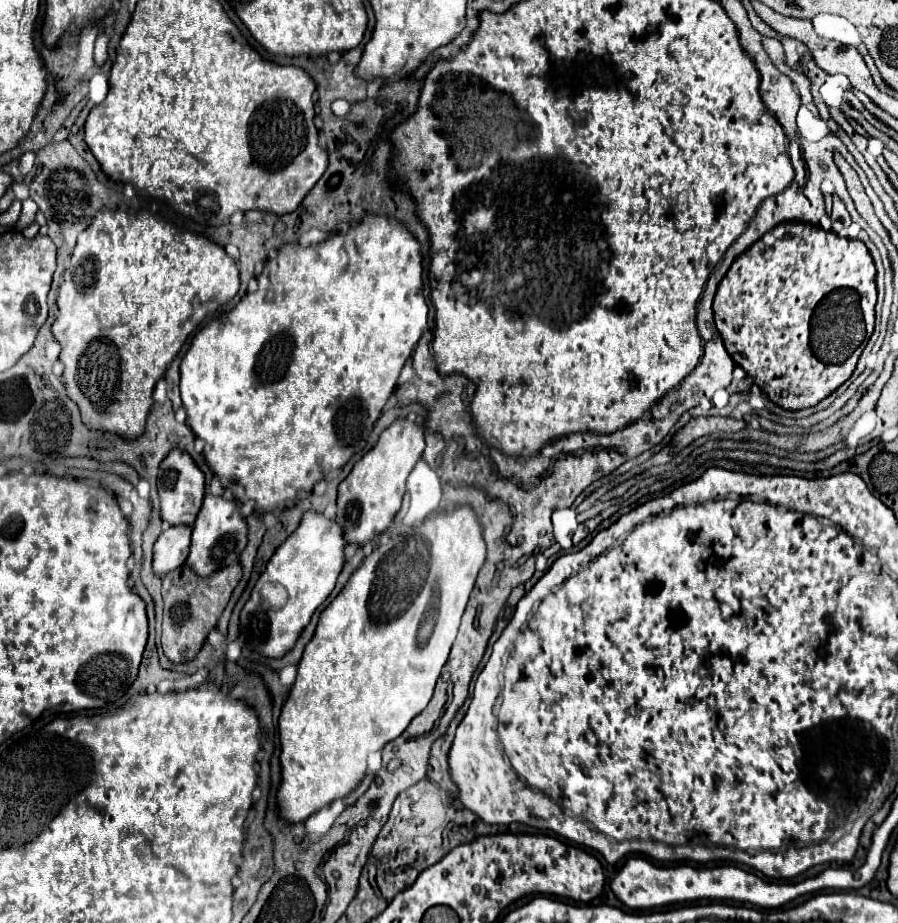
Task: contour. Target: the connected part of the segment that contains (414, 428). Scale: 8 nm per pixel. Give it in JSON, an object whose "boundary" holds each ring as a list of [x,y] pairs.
{"boundary":[[[402,417],[384,429],[378,443],[352,467],[350,475],[338,487],[336,513],[348,543],[358,541],[358,545],[364,545],[390,525],[392,517],[400,509],[402,495],[406,491],[406,477],[422,457],[424,445],[424,425]]]}

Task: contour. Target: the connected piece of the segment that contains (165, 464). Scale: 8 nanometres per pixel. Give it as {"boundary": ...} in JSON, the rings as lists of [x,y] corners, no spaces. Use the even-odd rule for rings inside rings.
{"boundary":[[[172,449],[166,455],[166,459],[160,463],[160,473],[158,473],[158,493],[160,493],[162,519],[168,521],[170,525],[180,525],[180,523],[192,525],[200,507],[202,507],[204,485],[206,485],[206,477],[198,469],[196,461],[184,449]]]}

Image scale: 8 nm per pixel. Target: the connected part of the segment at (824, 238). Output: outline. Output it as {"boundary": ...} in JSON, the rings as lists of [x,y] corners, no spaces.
{"boundary":[[[802,221],[780,223],[732,263],[714,297],[716,327],[734,363],[754,379],[770,401],[792,411],[814,407],[828,397],[852,375],[858,357],[862,355],[854,353],[854,357],[850,357],[850,361],[842,361],[842,365],[822,365],[822,361],[810,353],[810,317],[814,315],[818,301],[822,301],[822,293],[830,289],[830,281],[838,277],[830,265],[838,265],[842,273],[846,273],[846,265],[850,265],[850,261],[846,261],[846,253],[826,253],[826,249],[838,249],[838,235],[834,231],[824,231],[820,225]]]}

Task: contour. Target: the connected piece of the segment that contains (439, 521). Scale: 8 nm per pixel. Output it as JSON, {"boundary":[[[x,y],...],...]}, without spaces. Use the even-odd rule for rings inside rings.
{"boundary":[[[460,505],[456,509],[448,509],[448,511],[440,511],[434,513],[430,517],[426,517],[420,525],[404,531],[404,533],[396,533],[394,537],[390,537],[390,541],[386,545],[376,547],[364,561],[362,565],[352,573],[352,577],[348,579],[348,583],[342,587],[342,591],[338,593],[338,597],[322,611],[320,619],[318,619],[318,627],[316,633],[312,637],[312,641],[306,645],[304,655],[298,663],[298,677],[288,693],[288,699],[282,707],[282,715],[280,715],[280,745],[282,745],[282,753],[280,753],[280,765],[282,765],[282,785],[278,789],[278,807],[280,807],[280,815],[286,817],[292,823],[304,821],[308,819],[314,811],[322,809],[324,805],[330,805],[336,799],[346,797],[364,777],[366,773],[366,757],[370,753],[380,751],[388,741],[396,739],[398,735],[402,735],[402,731],[410,725],[410,721],[424,711],[424,707],[430,703],[432,693],[434,693],[434,685],[442,673],[444,663],[448,661],[452,643],[456,639],[458,627],[460,627],[460,619],[464,613],[464,607],[468,603],[468,597],[474,589],[478,571],[482,569],[486,559],[486,541],[482,535],[482,525],[478,521],[476,511],[470,505]],[[432,621],[432,631],[428,635],[426,641],[420,641],[420,627],[424,623]]]}

